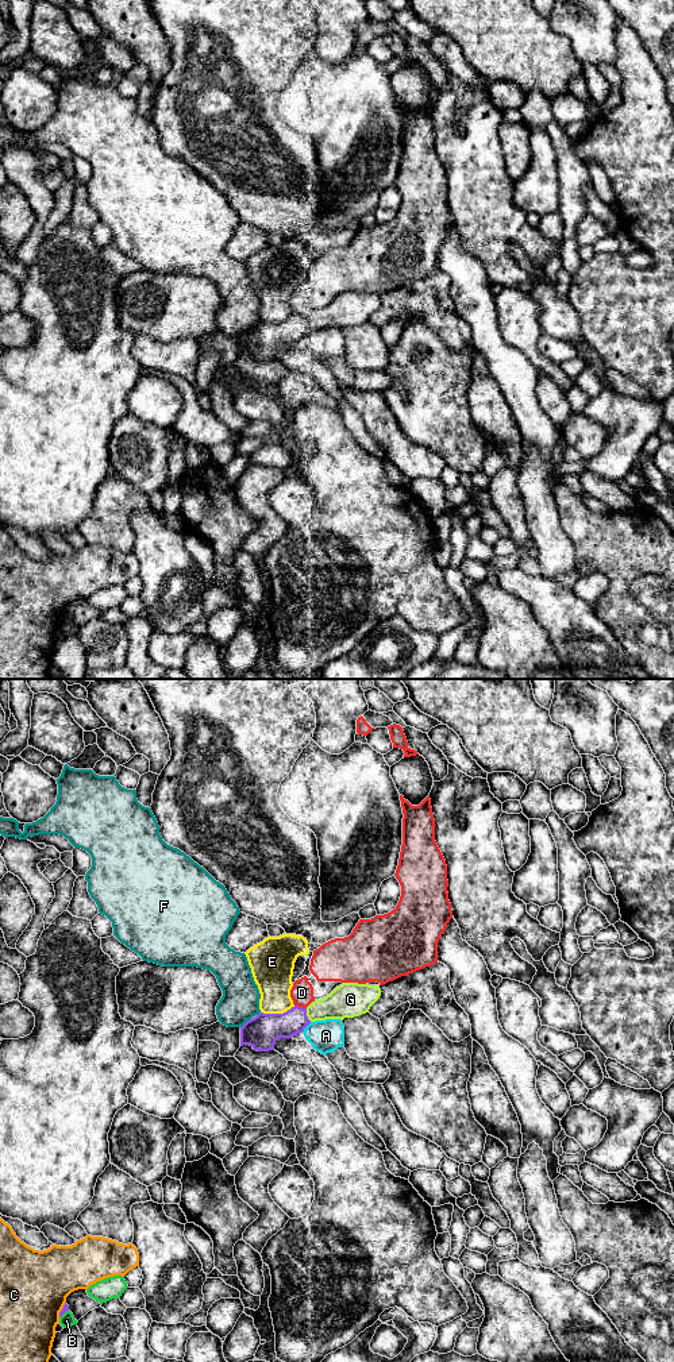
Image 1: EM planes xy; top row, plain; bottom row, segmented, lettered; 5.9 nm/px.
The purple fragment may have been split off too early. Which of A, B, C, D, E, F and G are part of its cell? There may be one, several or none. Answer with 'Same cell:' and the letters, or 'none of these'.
Same cell: none of these

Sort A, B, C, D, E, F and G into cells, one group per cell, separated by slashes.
A / B / C / D / E / F / G

